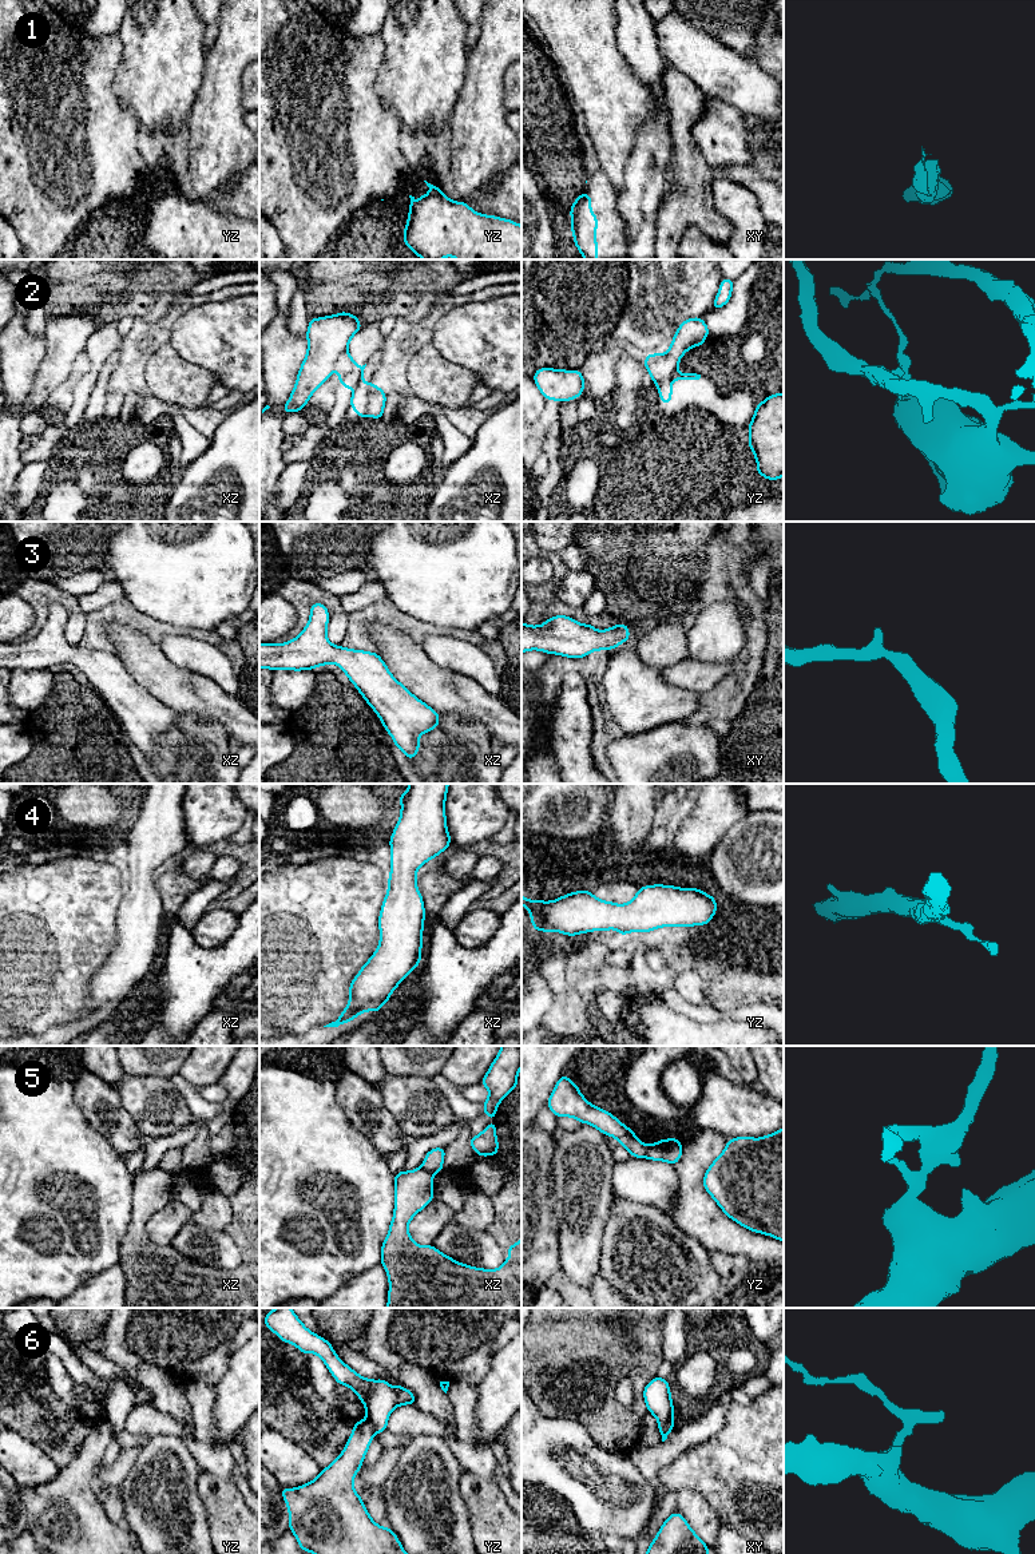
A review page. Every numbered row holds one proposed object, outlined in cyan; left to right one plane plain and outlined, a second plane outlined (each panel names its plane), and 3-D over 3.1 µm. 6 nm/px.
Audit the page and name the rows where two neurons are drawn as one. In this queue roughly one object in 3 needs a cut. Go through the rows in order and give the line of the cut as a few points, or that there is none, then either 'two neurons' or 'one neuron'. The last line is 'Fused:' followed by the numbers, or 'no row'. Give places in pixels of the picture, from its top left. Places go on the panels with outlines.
1: cut xy (586, 194), (570, 211); two neurons
2: cut yz (667, 352), (666, 361), (675, 369), (662, 380); two neurons
3: cut none; one neuron
4: cut none; one neuron
5: cut yz (645, 1145), (646, 1157); two neurons
6: cut yz (367, 1418), (376, 1432); two neurons
Fused: 1, 2, 5, 6

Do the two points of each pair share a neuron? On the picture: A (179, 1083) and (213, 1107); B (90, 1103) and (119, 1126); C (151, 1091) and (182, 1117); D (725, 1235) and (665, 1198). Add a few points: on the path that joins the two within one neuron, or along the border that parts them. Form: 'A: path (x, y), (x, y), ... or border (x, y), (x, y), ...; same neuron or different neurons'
A: path (187, 1091), (205, 1107); same neuron
B: path (96, 1105), (112, 1121); same neuron
C: path (159, 1099), (174, 1113); same neuron
D: border (677, 1173), (677, 1198), (670, 1208), (663, 1210); different neurons

